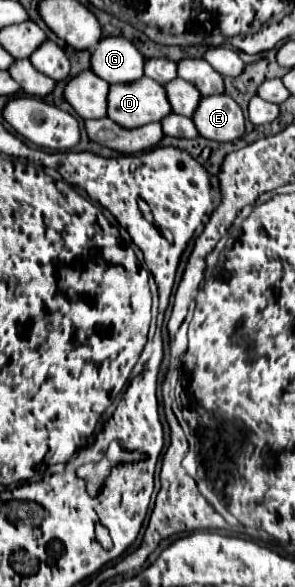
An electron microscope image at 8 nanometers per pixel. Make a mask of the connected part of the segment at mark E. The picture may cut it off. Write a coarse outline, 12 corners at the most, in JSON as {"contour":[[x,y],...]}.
{"contour":[[228,95],[202,97],[192,121],[212,141],[244,135],[244,113]]}

